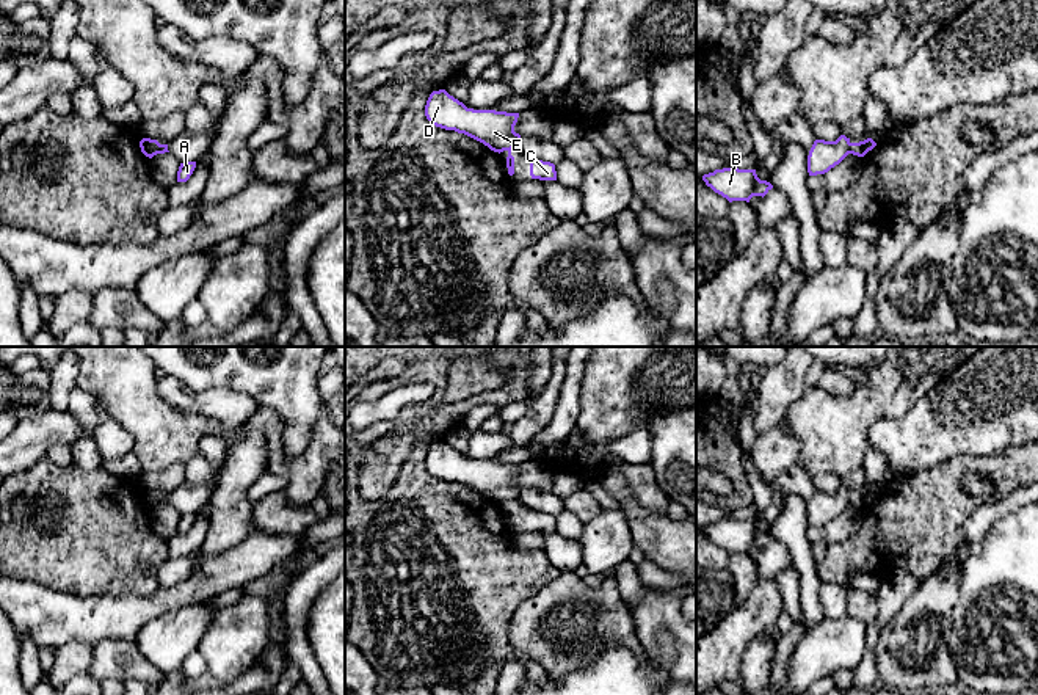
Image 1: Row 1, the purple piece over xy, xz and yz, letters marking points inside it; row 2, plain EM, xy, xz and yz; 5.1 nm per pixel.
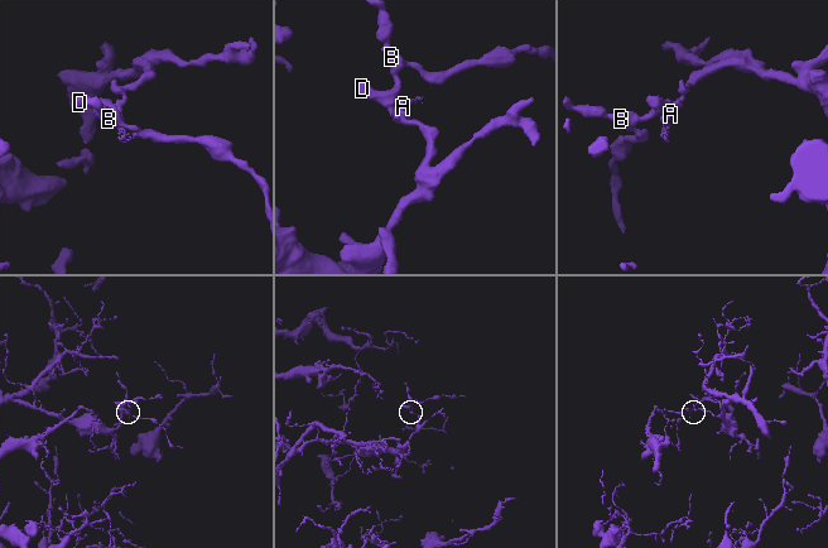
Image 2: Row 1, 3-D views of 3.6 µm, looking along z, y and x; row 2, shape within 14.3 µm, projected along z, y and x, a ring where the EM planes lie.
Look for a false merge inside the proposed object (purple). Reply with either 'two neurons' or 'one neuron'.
two neurons

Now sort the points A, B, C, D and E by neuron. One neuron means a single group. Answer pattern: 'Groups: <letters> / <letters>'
Groups: A C / B D E

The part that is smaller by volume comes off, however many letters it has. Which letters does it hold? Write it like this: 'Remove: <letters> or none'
Remove: B, D, E

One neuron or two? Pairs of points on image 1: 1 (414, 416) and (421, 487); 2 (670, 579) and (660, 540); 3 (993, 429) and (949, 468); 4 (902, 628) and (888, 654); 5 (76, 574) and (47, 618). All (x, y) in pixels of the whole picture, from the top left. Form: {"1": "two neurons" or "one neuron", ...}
{"1": "two neurons", "2": "two neurons", "3": "two neurons", "4": "one neuron", "5": "two neurons"}

